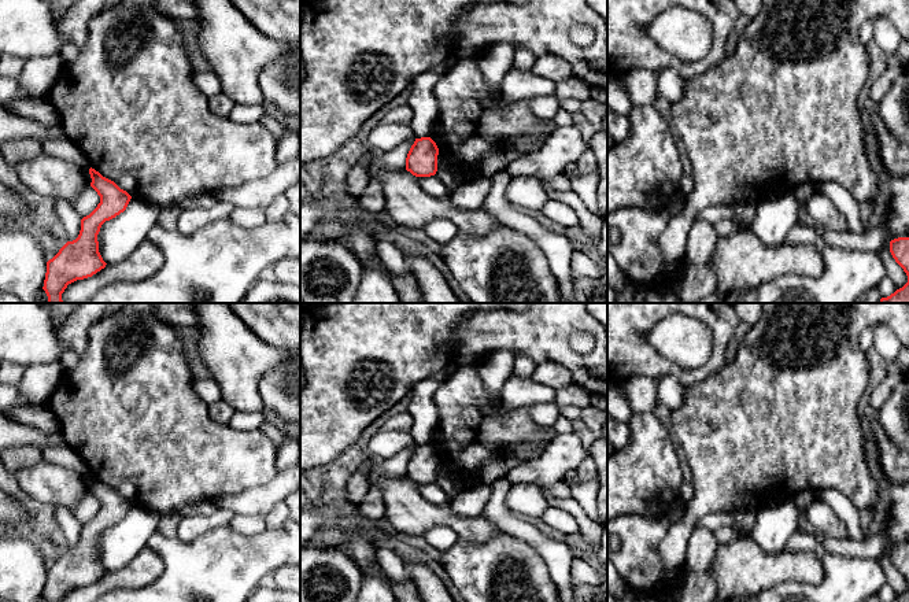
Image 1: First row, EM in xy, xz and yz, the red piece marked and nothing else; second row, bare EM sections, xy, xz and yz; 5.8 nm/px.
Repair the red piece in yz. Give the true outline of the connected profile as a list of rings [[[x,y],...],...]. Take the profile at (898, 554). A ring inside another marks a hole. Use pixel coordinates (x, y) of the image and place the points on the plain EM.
[[[909,544],[891,547],[890,559],[908,583],[908,590],[891,602],[909,602]]]

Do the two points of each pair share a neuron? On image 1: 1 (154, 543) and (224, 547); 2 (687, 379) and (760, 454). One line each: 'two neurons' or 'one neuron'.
1: one neuron
2: two neurons

